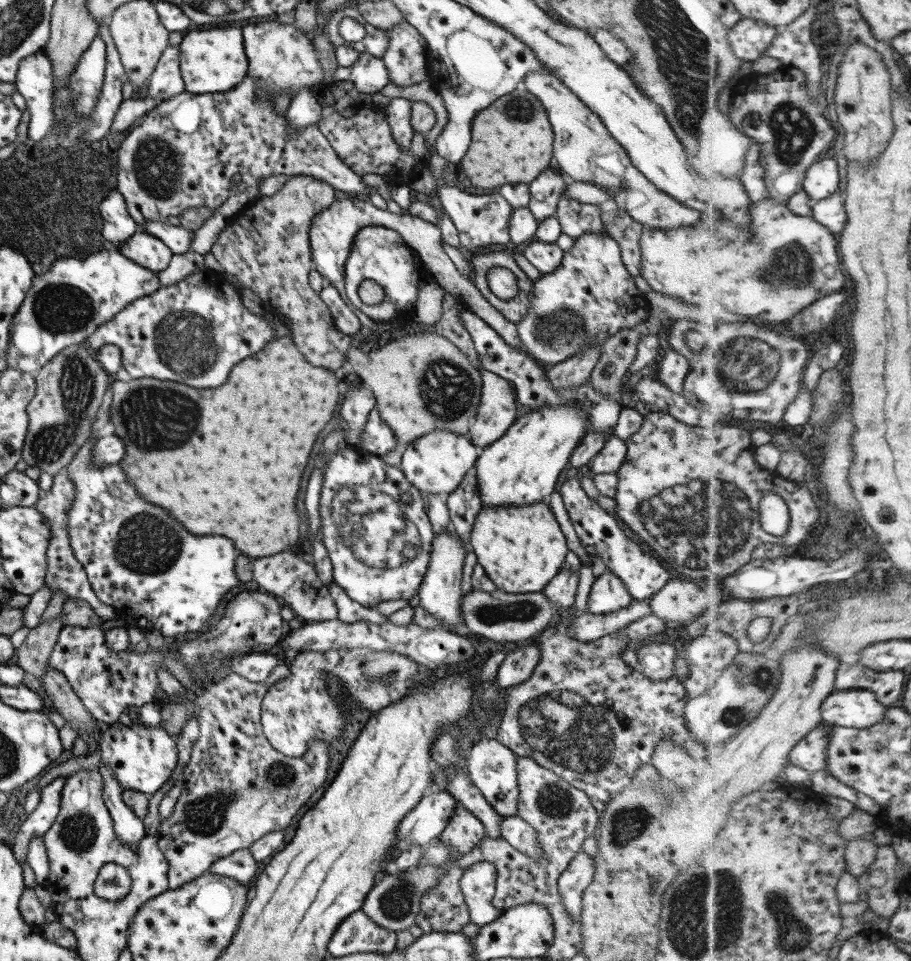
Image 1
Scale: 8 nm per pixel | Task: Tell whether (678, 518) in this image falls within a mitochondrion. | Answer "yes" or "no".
yes

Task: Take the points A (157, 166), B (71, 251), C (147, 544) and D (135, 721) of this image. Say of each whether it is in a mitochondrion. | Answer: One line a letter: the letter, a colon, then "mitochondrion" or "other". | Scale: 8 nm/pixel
A: mitochondrion
B: other
C: mitochondrion
D: other

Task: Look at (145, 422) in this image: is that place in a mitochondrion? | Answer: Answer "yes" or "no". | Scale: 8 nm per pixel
yes

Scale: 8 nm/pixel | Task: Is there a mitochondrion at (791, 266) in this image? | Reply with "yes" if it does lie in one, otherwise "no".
yes

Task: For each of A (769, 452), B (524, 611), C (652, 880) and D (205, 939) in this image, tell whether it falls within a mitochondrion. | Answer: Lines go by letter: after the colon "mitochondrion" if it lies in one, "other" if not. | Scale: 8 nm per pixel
A: other
B: mitochondrion
C: mitochondrion
D: mitochondrion

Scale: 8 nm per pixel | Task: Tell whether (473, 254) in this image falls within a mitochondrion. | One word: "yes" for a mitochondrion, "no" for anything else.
no

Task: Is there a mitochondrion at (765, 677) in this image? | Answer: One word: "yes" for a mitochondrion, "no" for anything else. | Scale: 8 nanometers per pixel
yes

